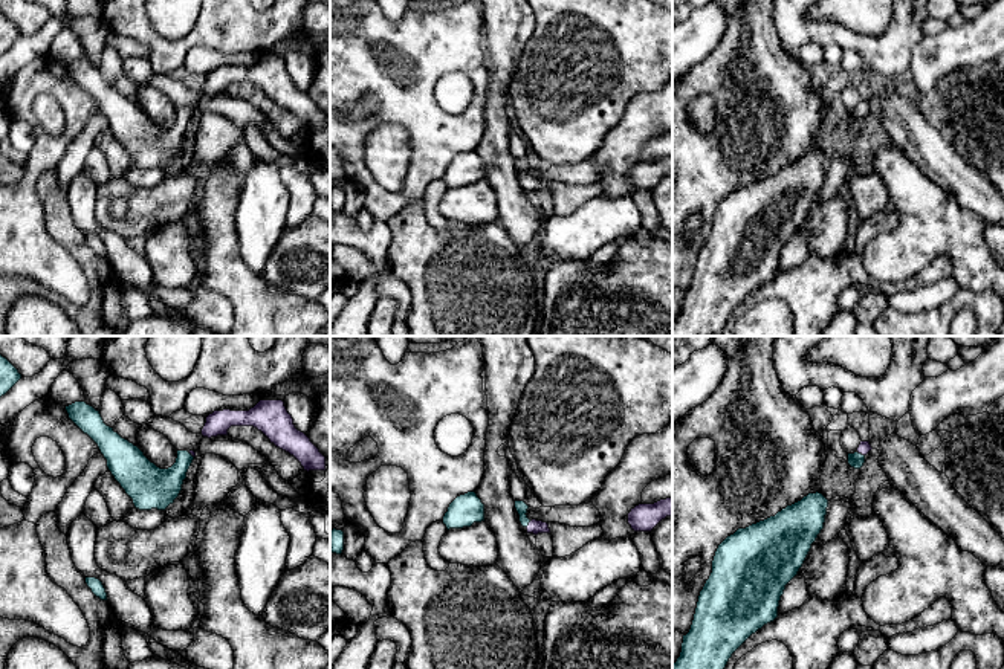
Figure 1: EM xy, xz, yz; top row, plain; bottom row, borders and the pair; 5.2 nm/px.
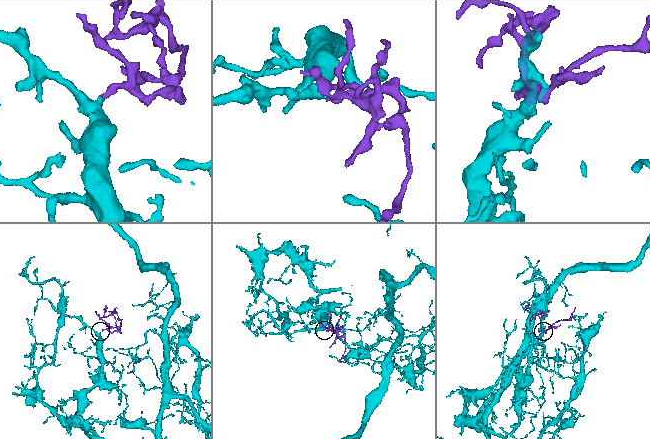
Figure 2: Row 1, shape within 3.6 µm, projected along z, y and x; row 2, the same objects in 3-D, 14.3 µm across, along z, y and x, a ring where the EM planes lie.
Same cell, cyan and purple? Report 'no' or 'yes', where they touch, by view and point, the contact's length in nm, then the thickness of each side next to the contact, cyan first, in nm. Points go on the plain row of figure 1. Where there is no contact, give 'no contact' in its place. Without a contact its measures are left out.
yes | yz (861, 112) | 50 nm | 90/70 nm

